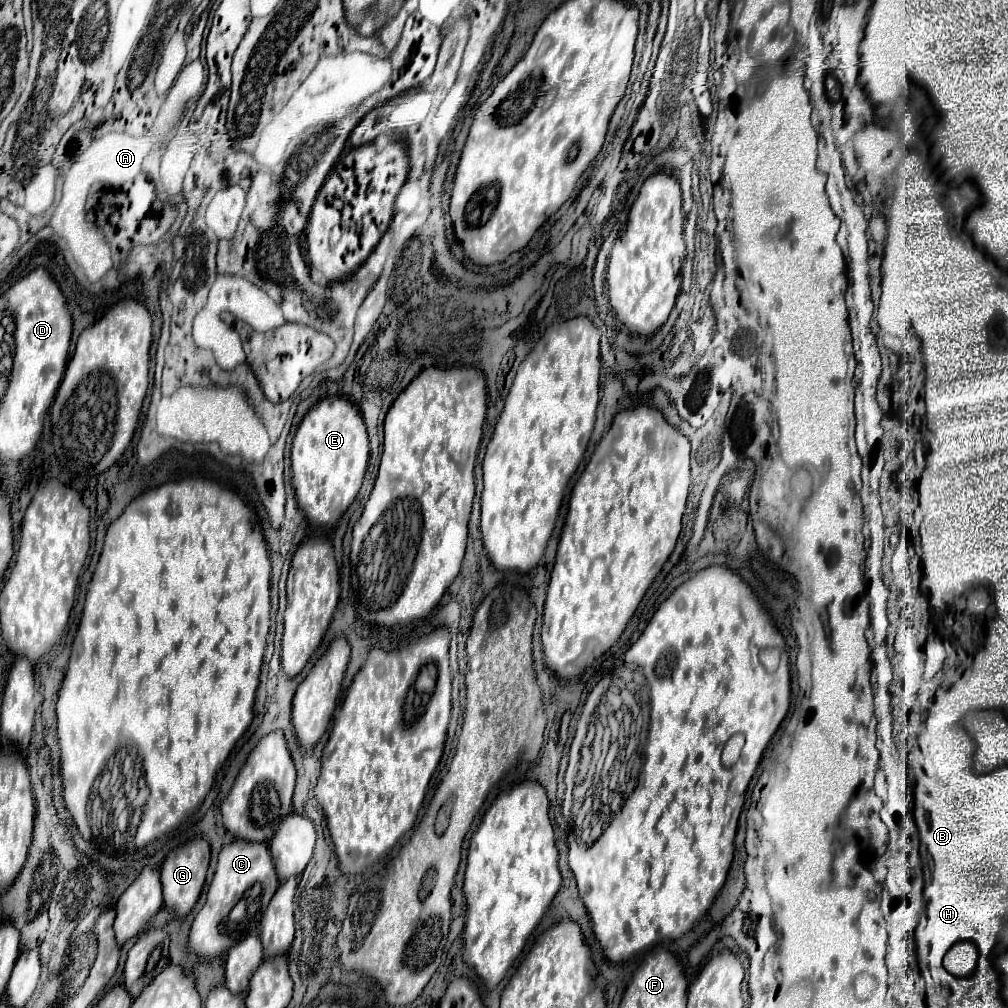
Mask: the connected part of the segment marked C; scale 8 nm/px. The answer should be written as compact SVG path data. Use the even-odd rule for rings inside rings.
M234 840L230 844L226 844L220 854L218 854L218 864L216 864L216 872L214 872L214 880L208 888L208 896L206 896L206 904L202 906L202 910L198 912L198 916L192 922L190 928L190 938L188 938L188 946L204 960L218 956L222 952L226 952L236 940L222 936L220 934L220 926L222 922L228 918L230 910L238 904L238 900L244 896L246 890L250 890L254 884L262 886L262 896L260 896L260 904L268 902L272 898L272 894L278 888L278 876L270 858L270 850L266 844L262 842L246 842L246 840Z

